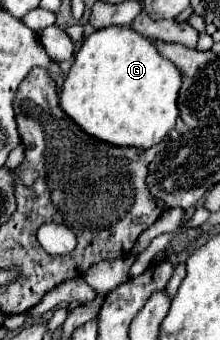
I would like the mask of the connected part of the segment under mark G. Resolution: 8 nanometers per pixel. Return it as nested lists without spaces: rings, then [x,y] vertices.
[[[105,27],[85,39],[75,53],[75,61],[63,79],[59,107],[91,137],[119,147],[149,149],[165,139],[179,117],[177,93],[181,85],[179,69],[157,53],[157,47],[129,27]]]

